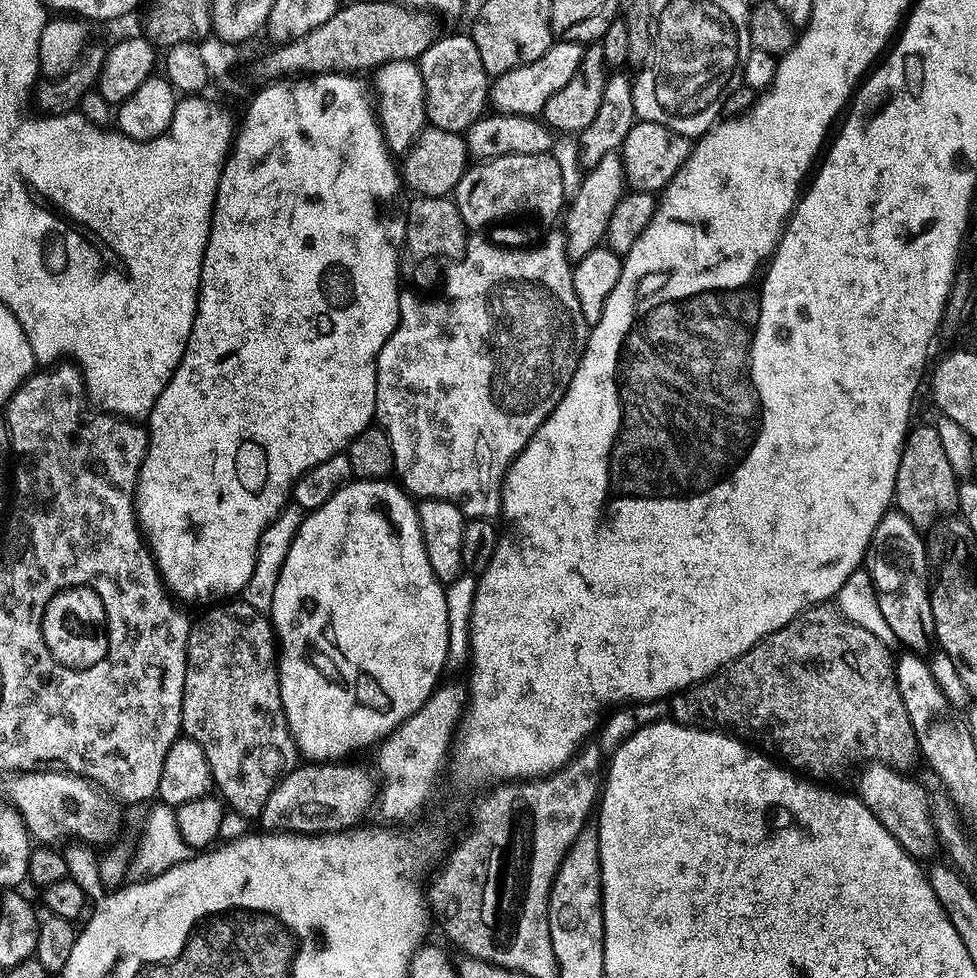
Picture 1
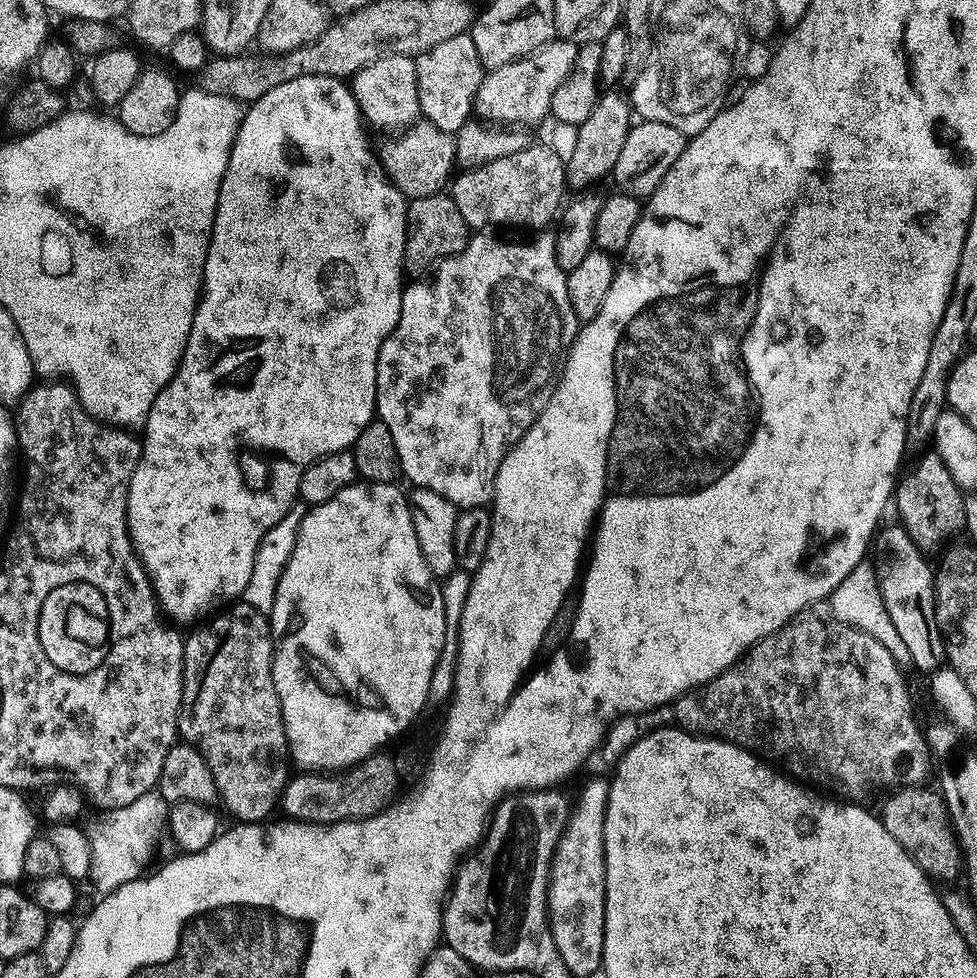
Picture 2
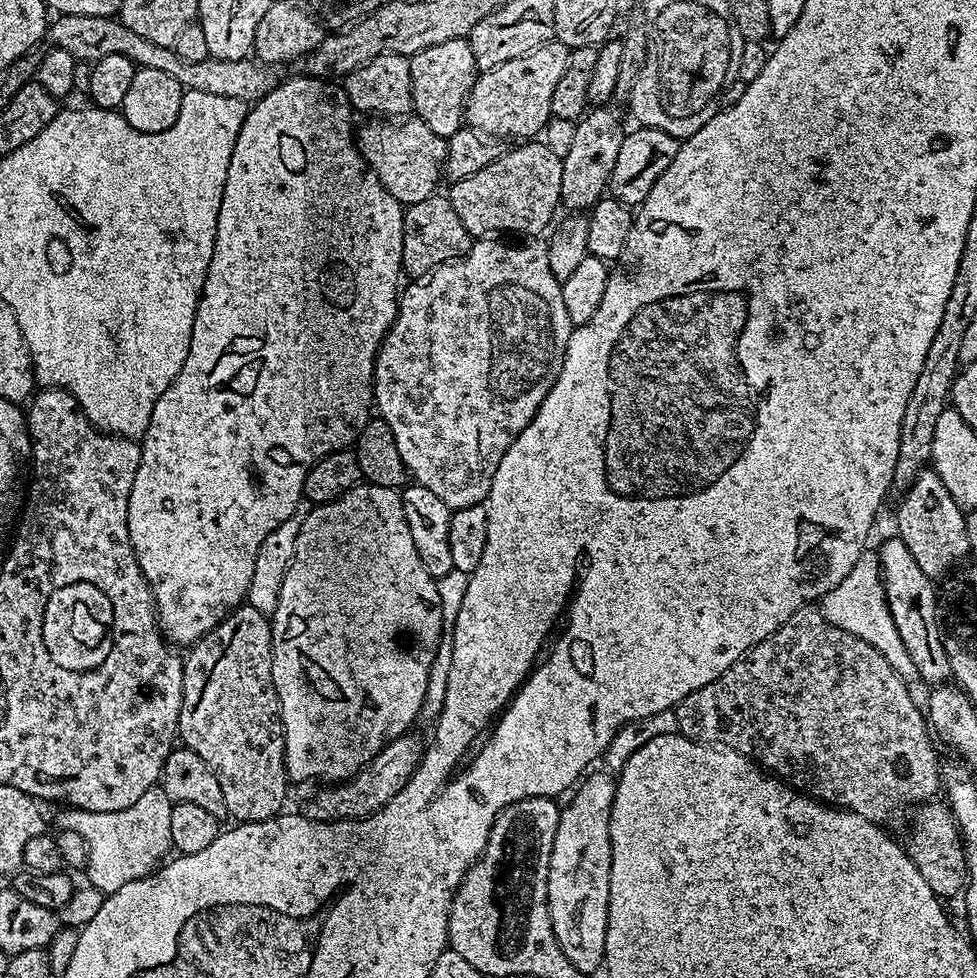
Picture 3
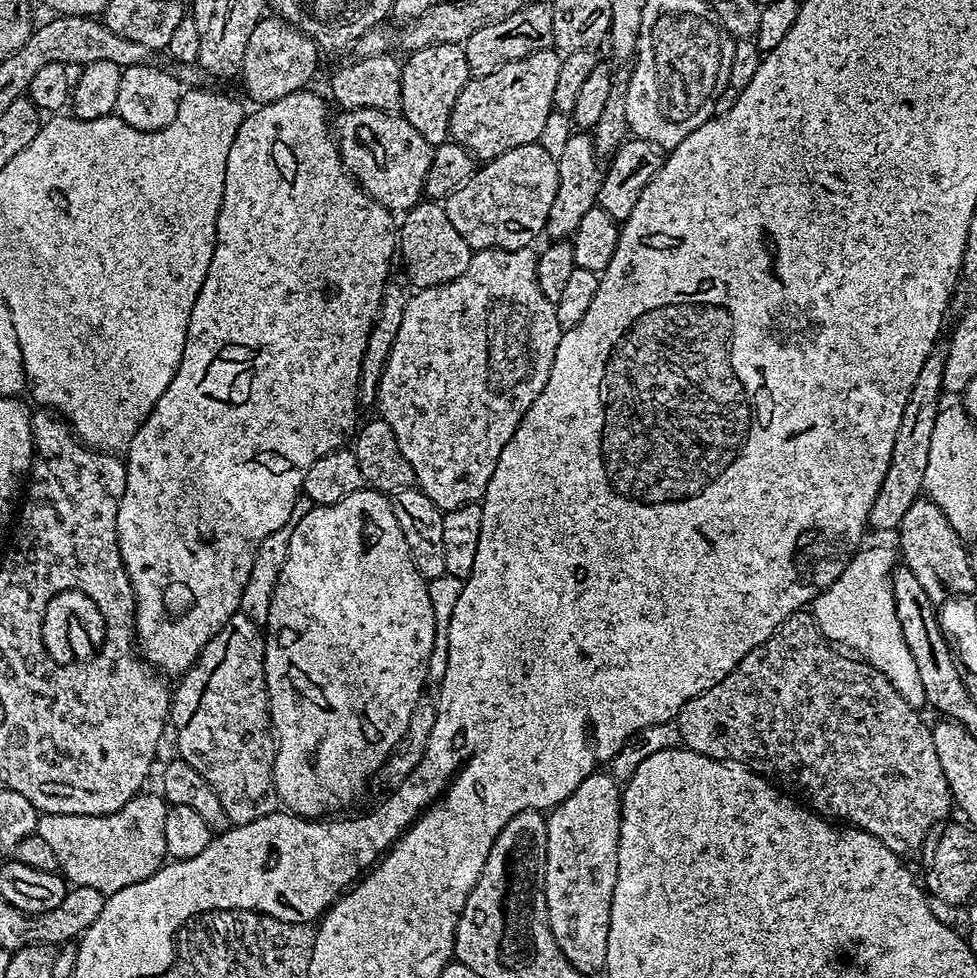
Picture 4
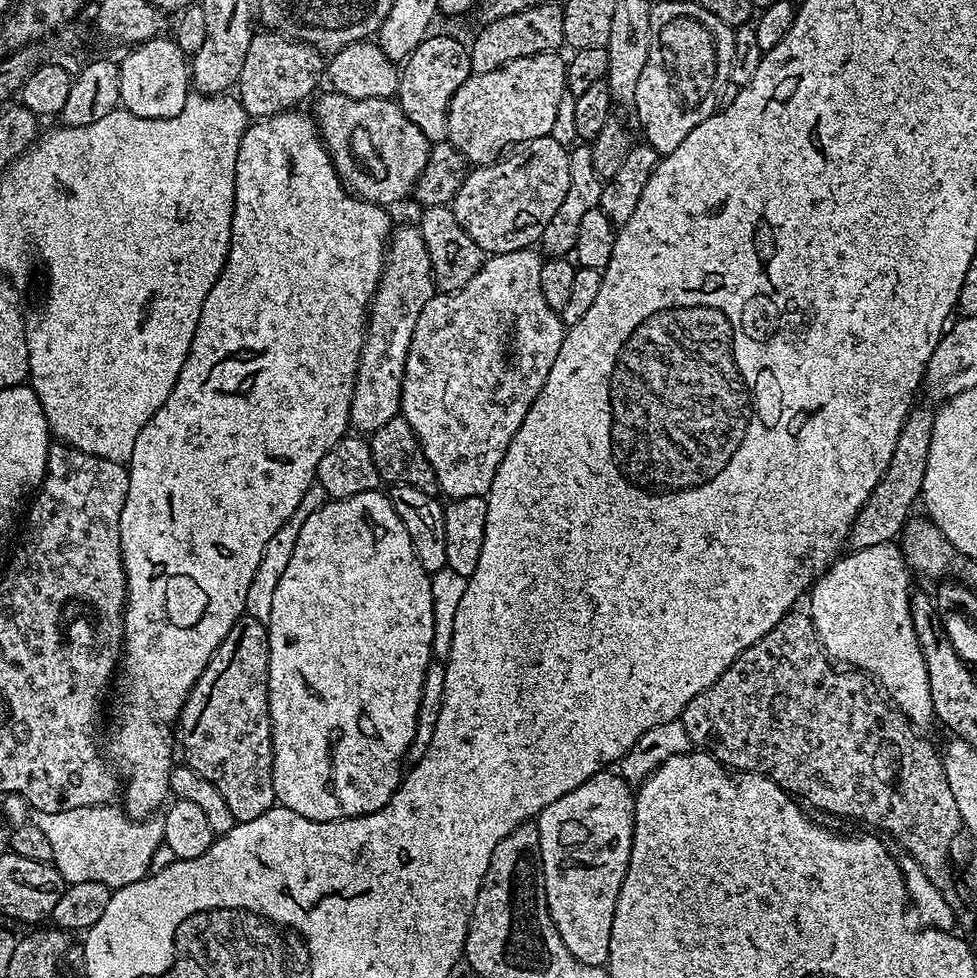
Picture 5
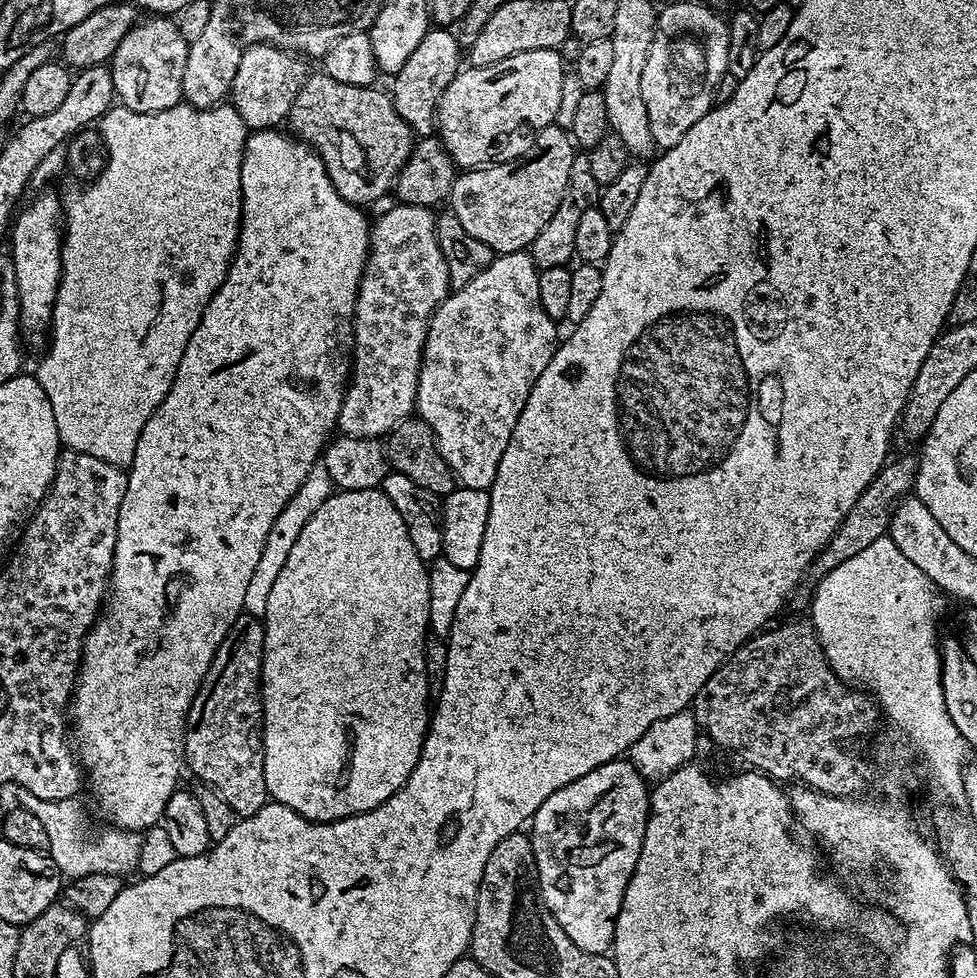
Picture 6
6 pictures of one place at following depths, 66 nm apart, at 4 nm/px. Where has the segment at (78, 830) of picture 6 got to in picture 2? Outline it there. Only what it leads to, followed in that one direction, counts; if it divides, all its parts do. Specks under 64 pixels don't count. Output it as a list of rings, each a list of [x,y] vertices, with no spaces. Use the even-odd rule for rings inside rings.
[[[153,790],[142,794],[126,807],[113,808],[109,811],[109,818],[91,837],[92,860],[89,879],[101,891],[101,895],[108,895],[126,882],[139,879],[143,875],[144,866],[152,856],[158,828],[163,827],[169,807],[159,791]]]

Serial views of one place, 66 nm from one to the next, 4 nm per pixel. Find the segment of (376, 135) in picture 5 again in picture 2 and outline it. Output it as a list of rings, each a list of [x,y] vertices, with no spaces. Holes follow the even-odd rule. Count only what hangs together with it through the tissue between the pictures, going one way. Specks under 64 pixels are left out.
[[[423,118],[416,121],[407,132],[399,135],[378,155],[384,165],[389,180],[396,185],[398,191],[409,201],[427,196],[441,195],[449,187],[453,179],[456,162],[456,138],[446,130],[438,130],[429,120]]]

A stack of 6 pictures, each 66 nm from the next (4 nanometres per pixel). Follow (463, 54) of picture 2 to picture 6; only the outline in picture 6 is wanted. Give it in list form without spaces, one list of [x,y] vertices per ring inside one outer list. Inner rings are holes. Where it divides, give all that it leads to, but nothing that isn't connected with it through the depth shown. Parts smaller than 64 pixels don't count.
[[[436,26],[424,35],[418,46],[414,46],[414,54],[406,58],[406,66],[395,73],[393,80],[396,81],[390,87],[392,104],[417,137],[428,138],[433,135],[436,128],[436,107],[440,105],[446,86],[450,86],[457,72],[461,71],[460,55],[462,49],[457,33],[447,27]]]

